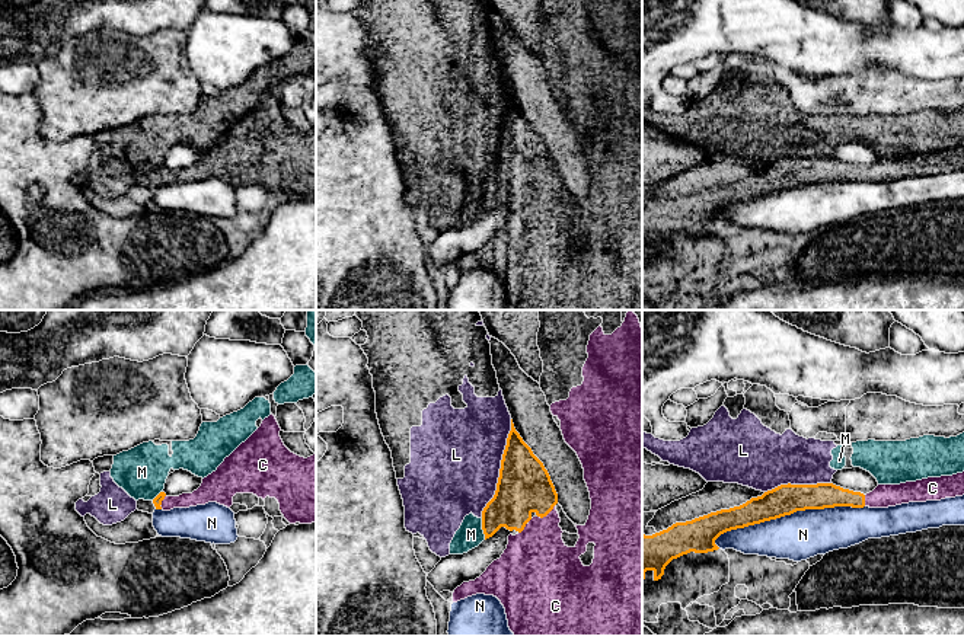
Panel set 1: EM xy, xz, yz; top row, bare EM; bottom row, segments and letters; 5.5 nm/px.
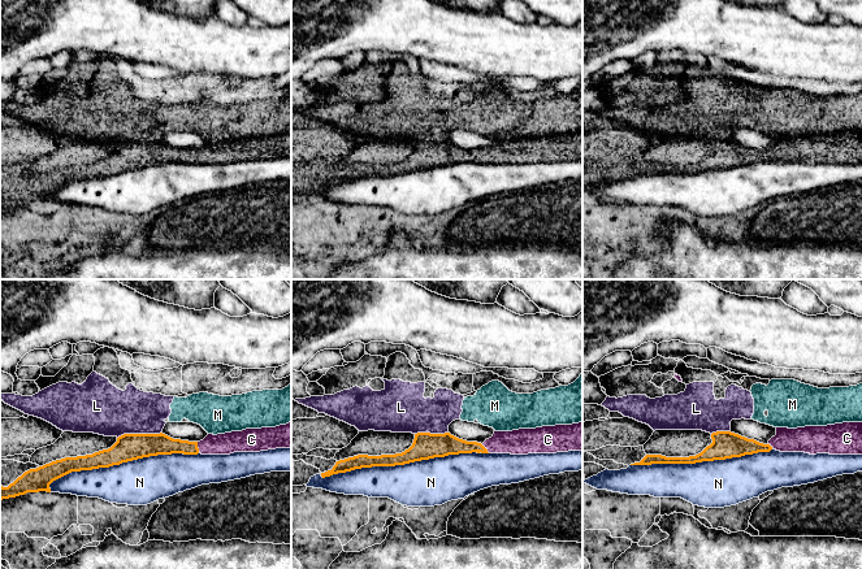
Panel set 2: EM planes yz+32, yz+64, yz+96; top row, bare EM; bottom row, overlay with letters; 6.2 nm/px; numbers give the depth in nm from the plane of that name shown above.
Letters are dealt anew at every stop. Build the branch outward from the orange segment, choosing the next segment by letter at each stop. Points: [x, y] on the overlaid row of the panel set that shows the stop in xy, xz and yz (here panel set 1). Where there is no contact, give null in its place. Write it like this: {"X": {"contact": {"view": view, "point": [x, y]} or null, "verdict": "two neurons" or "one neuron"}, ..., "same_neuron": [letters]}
{"C": {"contact": {"view": "xz", "point": [546, 514]}, "verdict": "one neuron"}, "L": {"contact": {"view": "xz", "point": [501, 467]}, "verdict": "two neurons"}, "M": {"contact": {"view": "xz", "point": [482, 529]}, "verdict": "two neurons"}, "N": {"contact": {"view": "yz", "point": [788, 514]}, "verdict": "two neurons"}, "same_neuron": ["C"]}

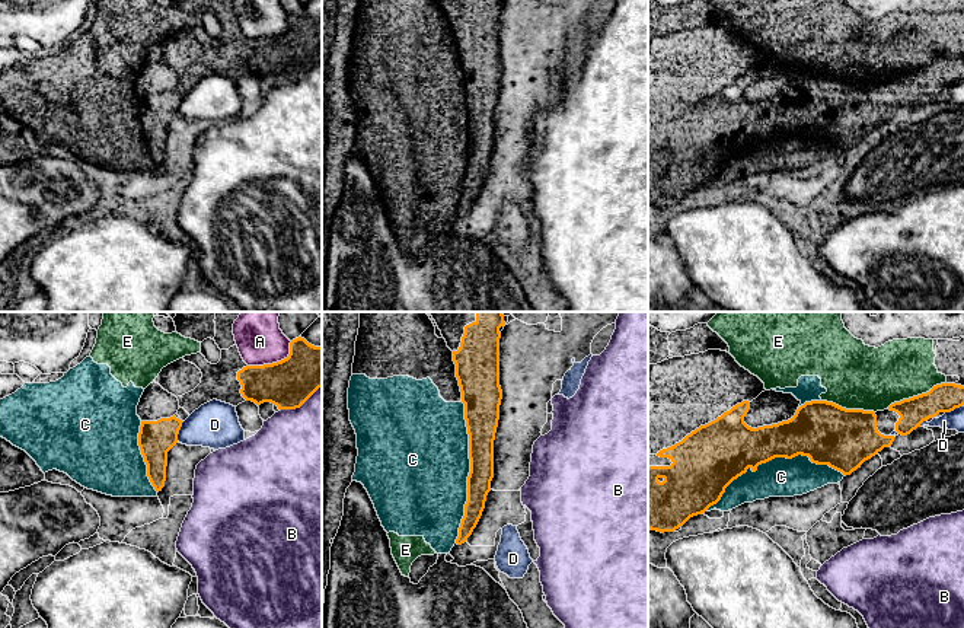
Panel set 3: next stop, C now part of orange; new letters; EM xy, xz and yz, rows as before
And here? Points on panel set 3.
{"A": {"contact": {"view": "xy", "point": [274, 363]}, "verdict": "two neurons"}, "B": {"contact": {"view": "xy", "point": [300, 405]}, "verdict": "two neurons"}, "C": {"contact": {"view": "yz", "point": [772, 458]}, "verdict": "two neurons"}, "D": {"contact": {"view": "xy", "point": [178, 432]}, "verdict": "two neurons"}, "E": {"contact": {"view": "yz", "point": [915, 397]}, "verdict": "two neurons"}, "same_neuron": []}

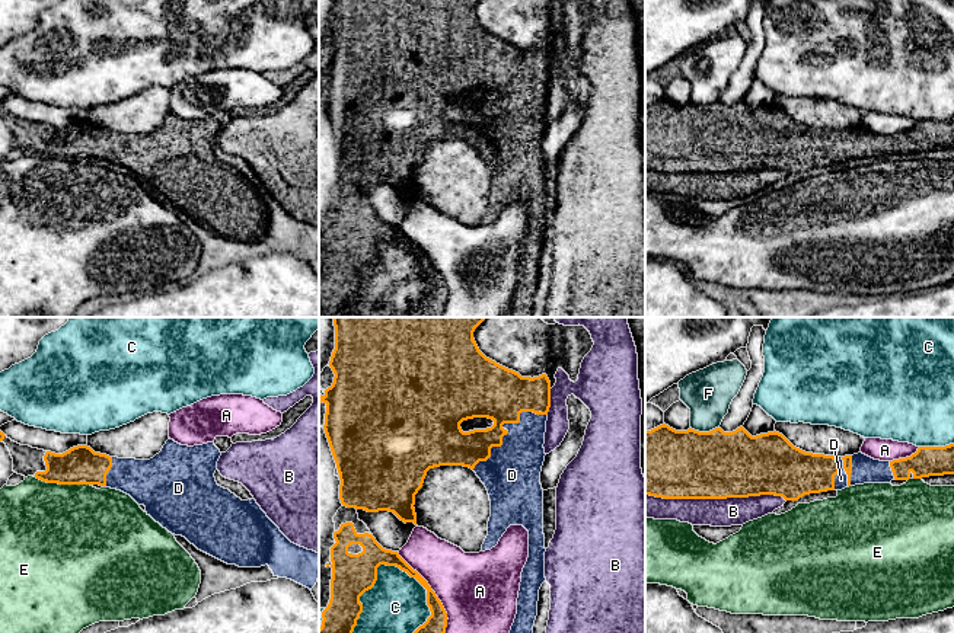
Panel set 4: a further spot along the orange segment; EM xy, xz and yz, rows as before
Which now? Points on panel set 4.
{"A": {"contact": {"view": "xz", "point": [434, 592]}, "verdict": "two neurons"}, "B": {"contact": {"view": "yz", "point": [715, 498]}, "verdict": "two neurons"}, "C": {"contact": {"view": "xz", "point": [376, 576]}, "verdict": "two neurons"}, "D": {"contact": {"view": "xz", "point": [503, 428]}, "verdict": "one neuron"}, "E": {"contact": {"view": "xy", "point": [63, 483]}, "verdict": "two neurons"}, "F": {"contact": {"view": "yz", "point": [705, 432]}, "verdict": "two neurons"}, "same_neuron": ["D"]}

